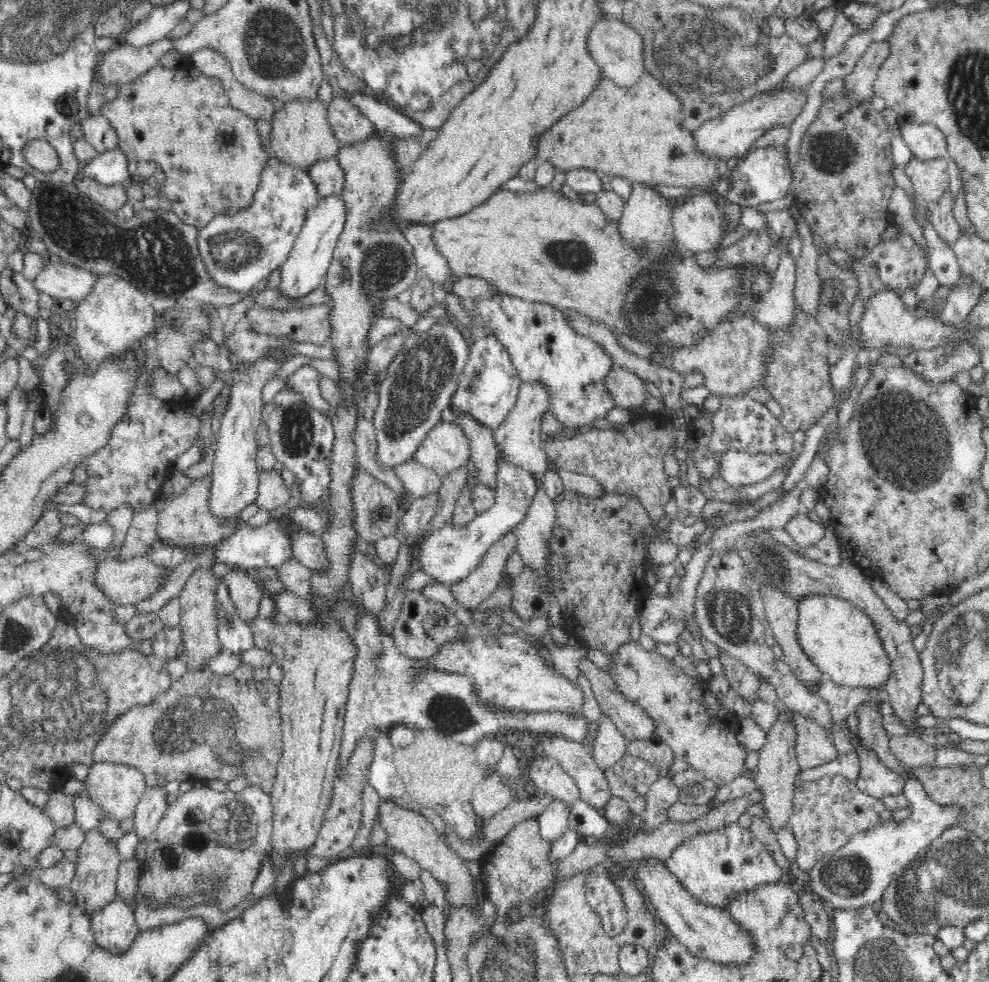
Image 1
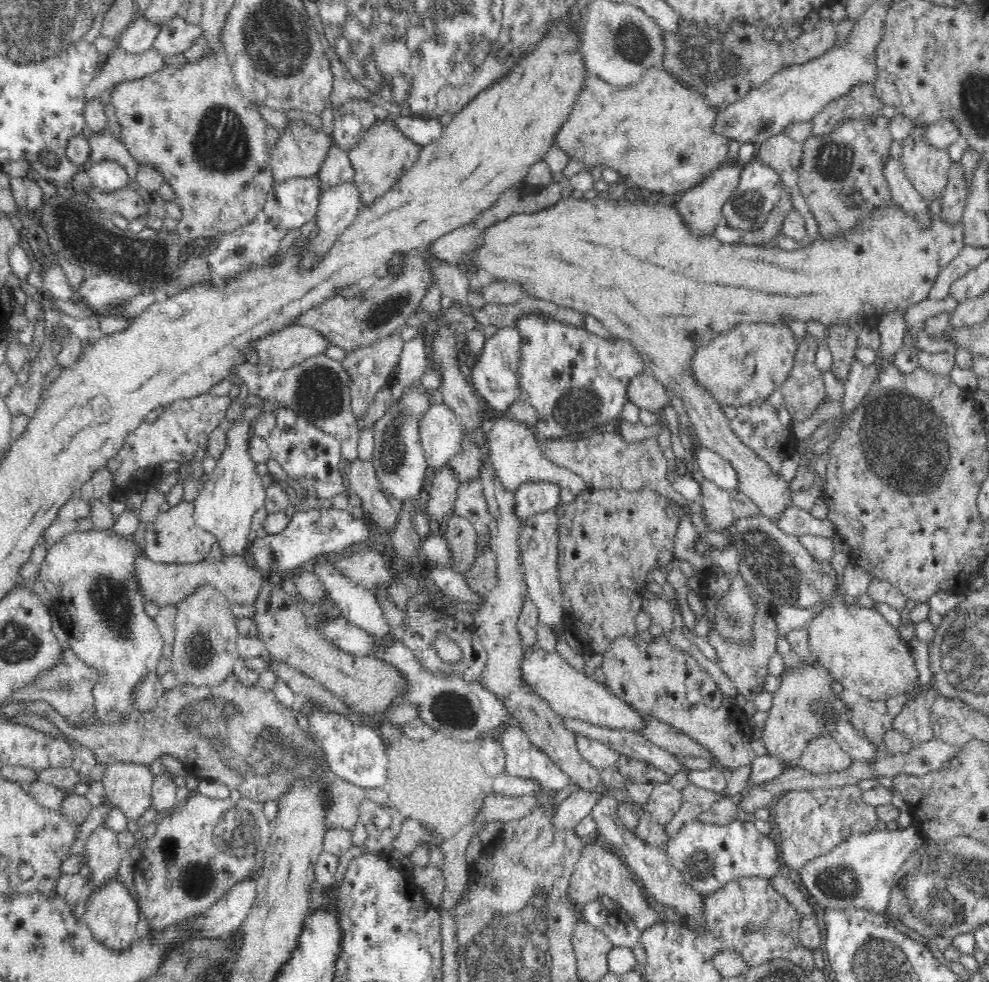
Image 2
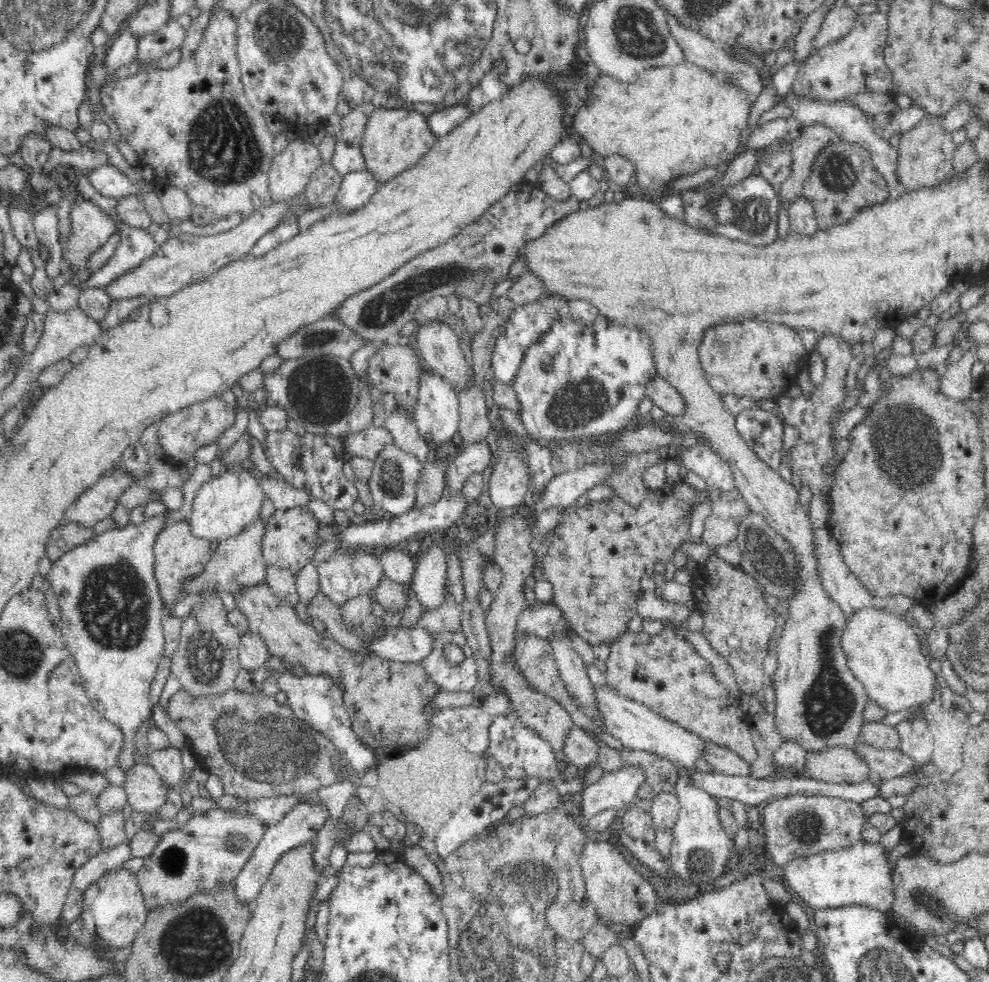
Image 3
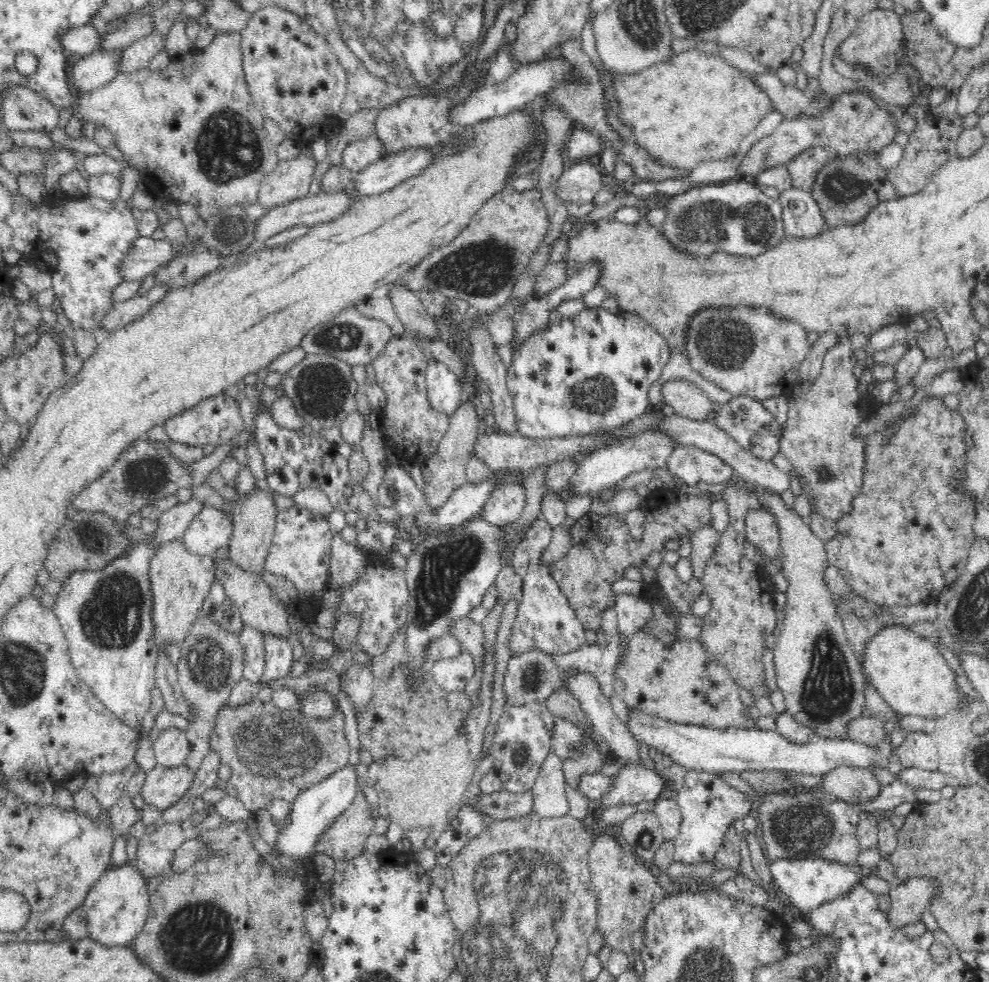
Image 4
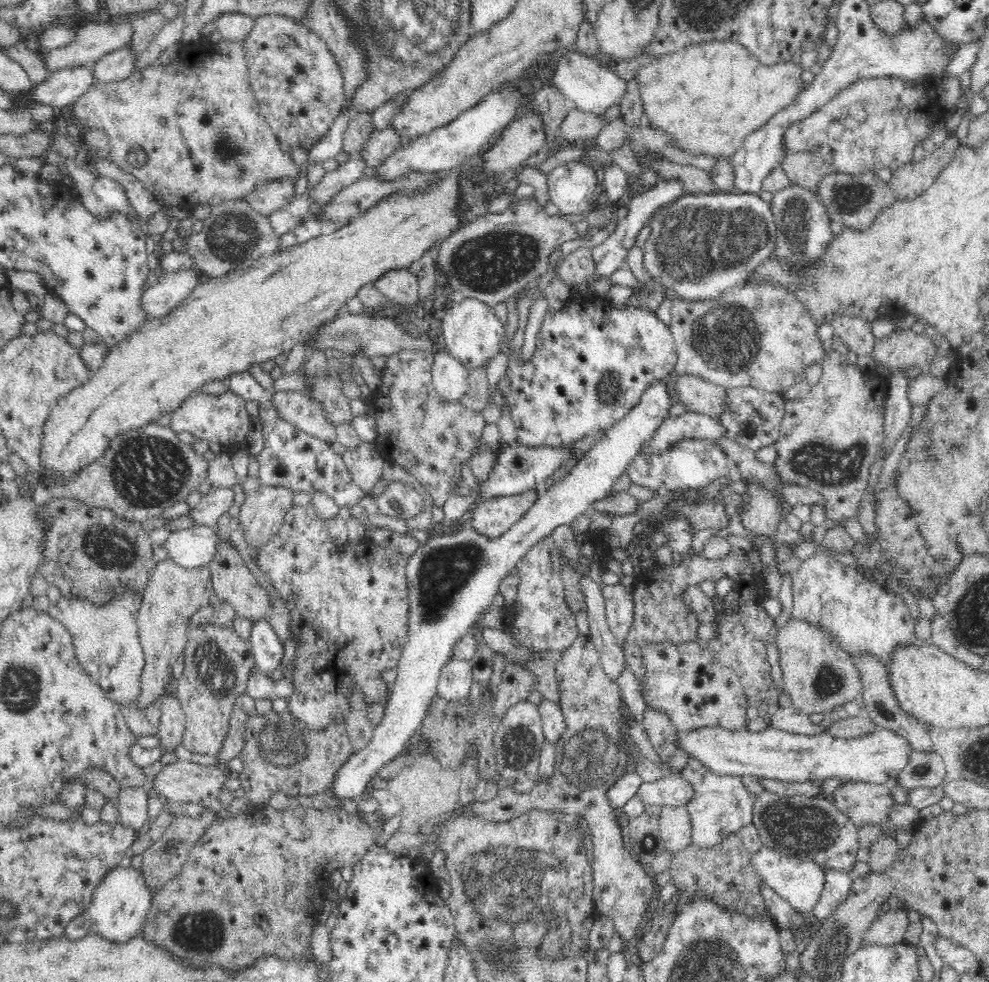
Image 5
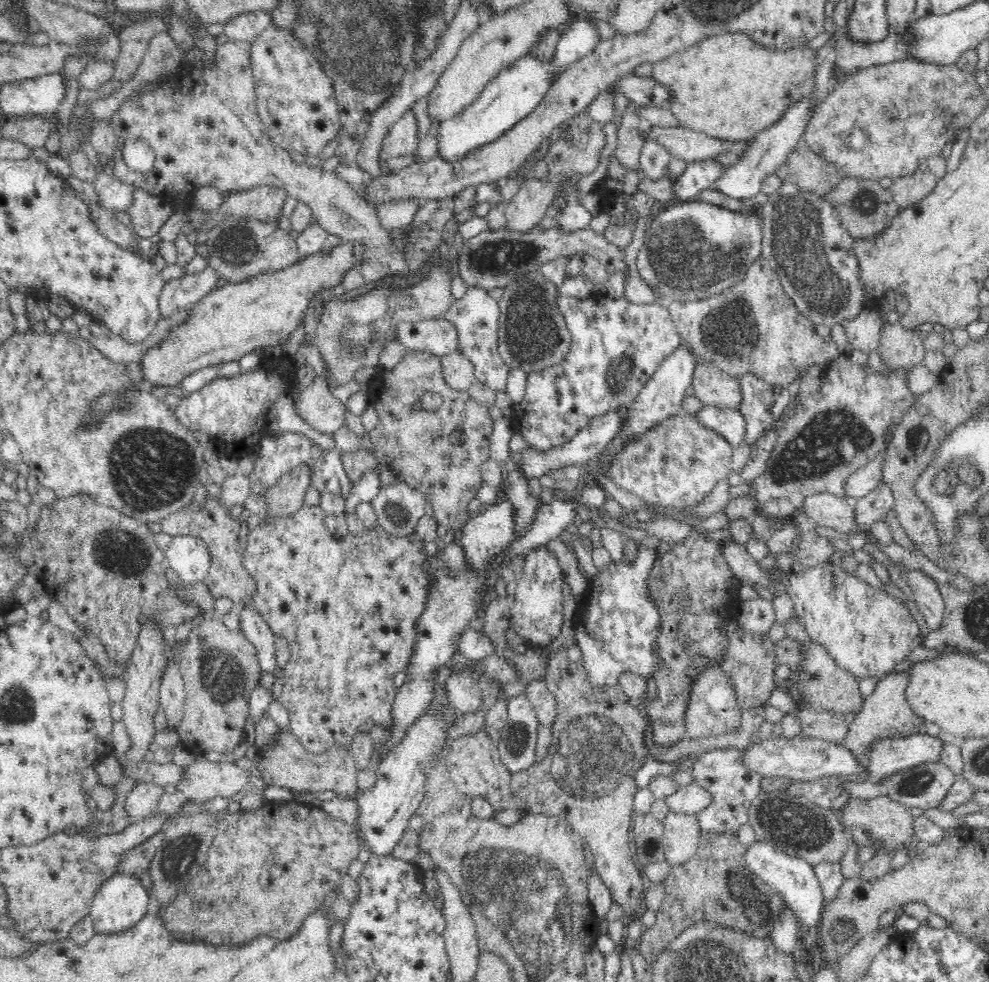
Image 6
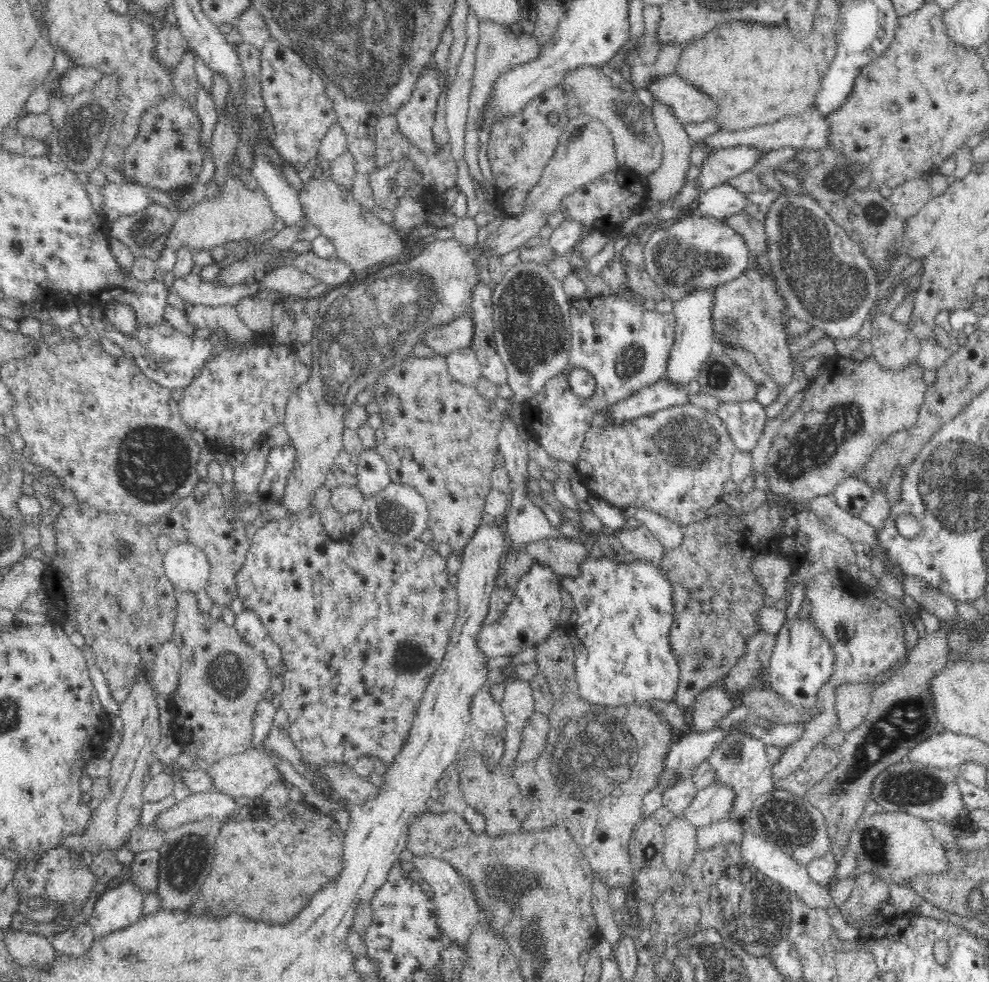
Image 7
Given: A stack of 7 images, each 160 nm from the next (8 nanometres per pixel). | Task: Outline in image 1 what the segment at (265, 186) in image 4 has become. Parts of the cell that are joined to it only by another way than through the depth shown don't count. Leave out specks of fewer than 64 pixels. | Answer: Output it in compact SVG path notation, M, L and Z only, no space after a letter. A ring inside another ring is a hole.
M318 98L304 101L284 101L283 108L274 112L270 122L272 130L269 141L273 148L273 154L278 160L286 161L308 171L312 164L337 156L340 145L329 125L327 106Z

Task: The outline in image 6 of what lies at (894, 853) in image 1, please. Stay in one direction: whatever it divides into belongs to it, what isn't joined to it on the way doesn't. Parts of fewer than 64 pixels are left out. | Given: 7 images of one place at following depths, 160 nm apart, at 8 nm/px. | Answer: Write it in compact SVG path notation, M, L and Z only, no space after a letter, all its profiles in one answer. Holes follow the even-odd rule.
M758 840L747 848L745 860L747 868L776 890L784 899L785 906L793 910L804 926L813 930L821 922L825 907L824 895L813 866L808 861L801 860L798 856L790 856L789 853L782 852L782 849L774 848L769 842Z

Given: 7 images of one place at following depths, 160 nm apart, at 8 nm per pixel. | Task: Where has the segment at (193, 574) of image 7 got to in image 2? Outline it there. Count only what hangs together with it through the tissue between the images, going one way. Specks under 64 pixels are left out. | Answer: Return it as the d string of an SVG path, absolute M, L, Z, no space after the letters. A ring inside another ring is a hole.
M238 419L226 434L227 447L193 501L193 516L200 529L211 532L217 538L224 554L242 555L253 535L252 515L264 506L266 489L261 476L256 473L256 462L248 452L248 439L252 436L250 423Z

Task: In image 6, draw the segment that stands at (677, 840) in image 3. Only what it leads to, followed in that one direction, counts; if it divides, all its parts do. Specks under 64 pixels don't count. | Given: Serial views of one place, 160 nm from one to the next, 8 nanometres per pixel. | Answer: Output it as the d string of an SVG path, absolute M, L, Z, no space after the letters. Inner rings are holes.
M712 750L697 758L690 770L694 783L712 795L712 803L707 809L695 815L702 833L736 832L739 826L749 822L749 806L762 792L762 775L743 764L745 752L740 750Z

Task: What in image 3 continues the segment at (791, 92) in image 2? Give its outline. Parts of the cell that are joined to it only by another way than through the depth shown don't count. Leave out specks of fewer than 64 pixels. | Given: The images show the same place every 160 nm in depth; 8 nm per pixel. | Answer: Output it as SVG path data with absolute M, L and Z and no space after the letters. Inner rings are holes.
M876 11L859 16L854 28L846 36L813 52L799 65L790 91L794 91L798 97L810 97L818 101L841 101L861 92L878 92L883 96L883 103L885 99L895 103L892 71L886 66L884 57L887 36L887 15Z

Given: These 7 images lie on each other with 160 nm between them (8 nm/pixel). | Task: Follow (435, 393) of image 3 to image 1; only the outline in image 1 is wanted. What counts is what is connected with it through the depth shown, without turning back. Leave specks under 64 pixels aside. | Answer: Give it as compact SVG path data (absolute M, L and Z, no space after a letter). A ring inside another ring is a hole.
M440 421L428 431L422 444L414 452L412 460L436 471L436 474L443 477L449 472L468 464L470 462L470 451L470 443L459 425L457 423Z

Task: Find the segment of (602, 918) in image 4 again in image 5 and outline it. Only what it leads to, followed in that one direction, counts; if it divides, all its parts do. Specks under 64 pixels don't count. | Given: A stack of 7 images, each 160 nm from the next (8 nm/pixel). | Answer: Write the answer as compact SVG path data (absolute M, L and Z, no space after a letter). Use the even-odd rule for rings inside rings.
M578 635L576 640L564 651L562 651L563 655L558 662L556 662L556 678L558 681L558 694L557 698L559 699L559 704L561 704L561 712L563 713L565 722L566 722L566 732L562 734L562 736L558 736L558 744L555 744L557 748L557 755L554 756L554 768L553 773L548 776L548 778L544 778L544 776L539 775L537 782L530 788L528 793L516 793L514 788L511 787L508 783L503 783L499 787L498 795L493 800L489 802L474 802L470 806L468 806L467 810L472 810L474 814L478 814L480 819L490 820L494 823L514 820L514 818L518 818L518 816L522 816L522 814L528 814L528 812L532 812L532 810L540 810L540 808L544 808L544 812L554 812L559 811L562 813L572 813L576 816L582 816L588 823L588 826L592 835L593 842L593 856L594 862L592 862L591 868L593 869L593 902L595 904L595 910L598 912L598 915L604 915L612 918L614 921L614 930L618 932L621 938L624 940L624 944L628 945L634 941L634 938L637 935L637 930L639 926L644 922L648 913L652 910L652 907L655 905L654 898L657 894L657 885L655 884L654 877L647 867L642 866L636 859L635 855L632 854L629 846L624 845L624 836L625 832L623 830L623 820L620 817L620 809L614 808L610 800L607 799L606 790L610 789L612 785L616 784L624 774L626 774L626 766L630 764L631 759L631 748L628 748L627 740L628 740L628 726L627 720L624 717L624 703L621 700L621 693L617 687L617 683L615 679L611 679L604 670L602 666L597 648L595 647L594 641L590 636L586 635Z

